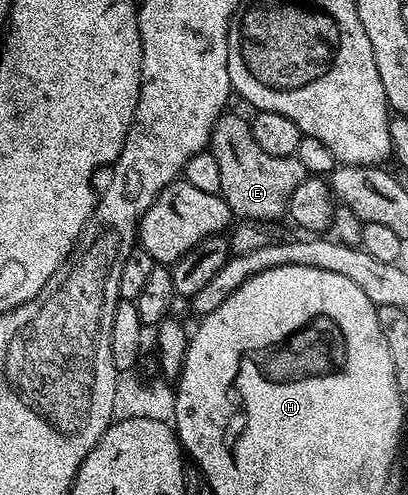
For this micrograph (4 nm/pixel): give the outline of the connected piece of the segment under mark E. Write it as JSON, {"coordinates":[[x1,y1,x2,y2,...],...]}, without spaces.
{"coordinates":[[224,111,211,128,209,152,217,159,221,174,221,196,236,218,245,221,272,223,286,214,287,204,297,187,308,176,301,159,269,155,253,139,251,122,245,116,238,117,232,111]]}

